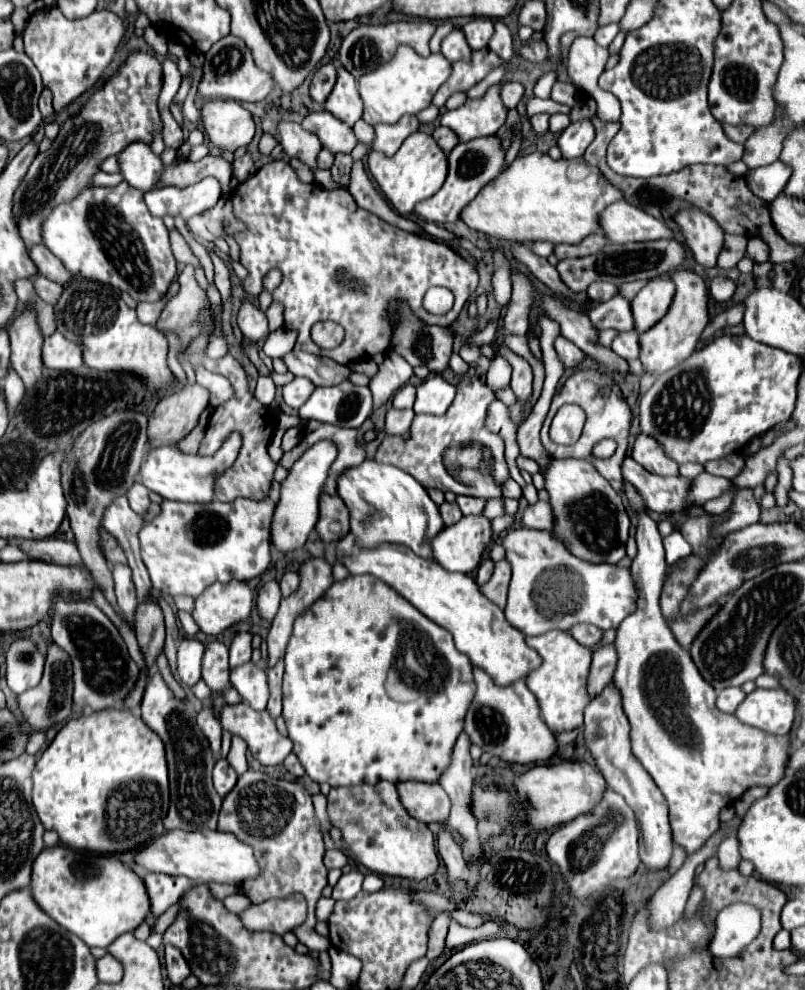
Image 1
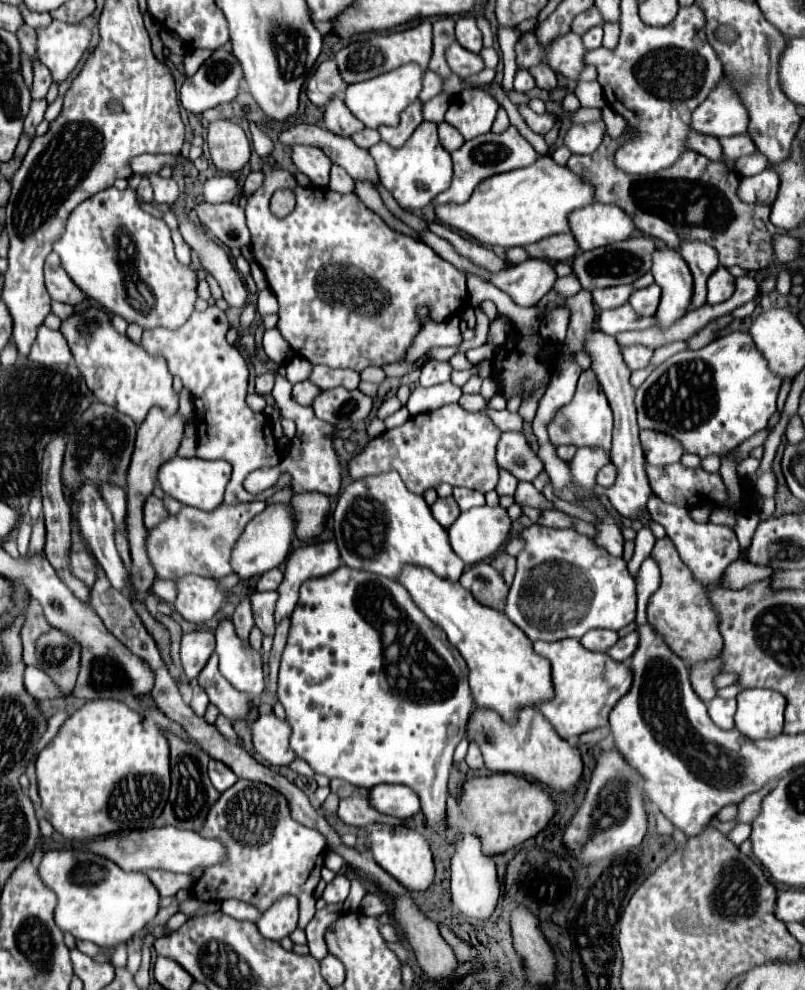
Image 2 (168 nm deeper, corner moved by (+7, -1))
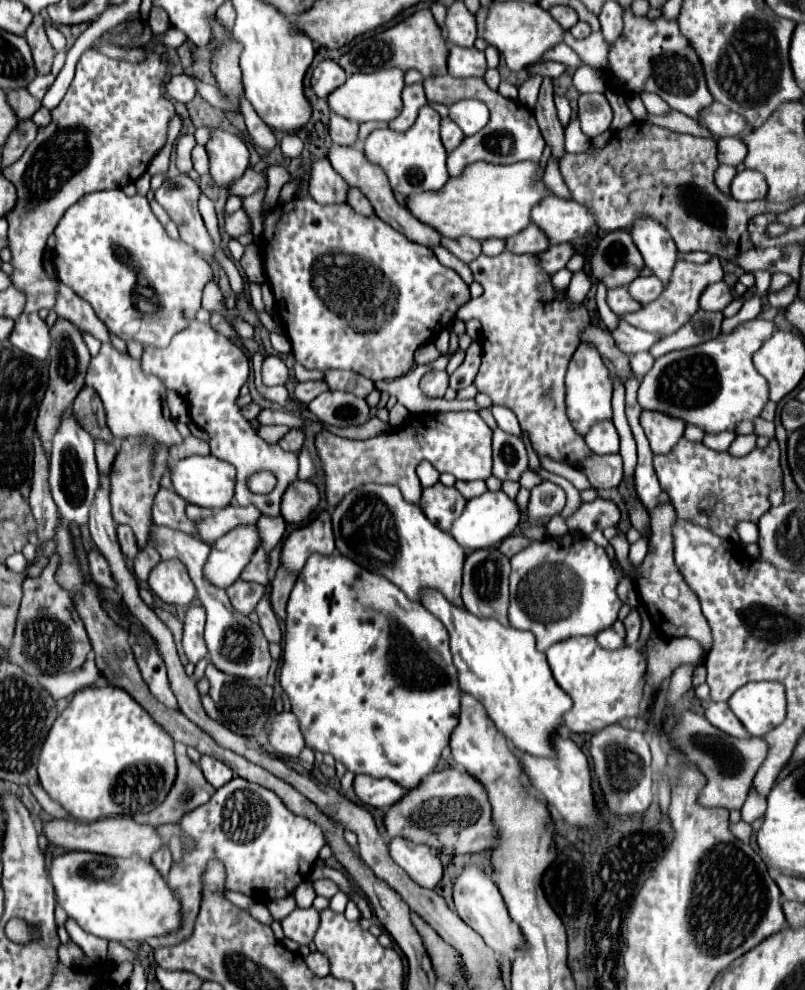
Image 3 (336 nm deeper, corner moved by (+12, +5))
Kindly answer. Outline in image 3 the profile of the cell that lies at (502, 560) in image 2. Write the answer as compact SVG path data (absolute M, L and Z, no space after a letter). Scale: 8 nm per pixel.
M512 534L512 536L508 536L508 538L498 546L498 550L504 552L506 558L512 558L516 552L520 552L522 548L526 548L528 544L530 544L530 540L526 540L524 536L520 536L520 534Z

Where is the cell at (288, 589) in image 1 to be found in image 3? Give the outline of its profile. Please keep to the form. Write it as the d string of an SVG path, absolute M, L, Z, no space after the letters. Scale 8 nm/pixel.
M264 548L256 550L252 564L248 564L248 568L240 574L240 578L246 582L256 582L256 584L268 586L268 582L270 582L270 578L268 578L268 556L266 556Z

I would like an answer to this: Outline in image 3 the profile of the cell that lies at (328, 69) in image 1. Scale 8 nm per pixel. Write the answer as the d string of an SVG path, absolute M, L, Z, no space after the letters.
M326 58L326 60L322 60L314 68L310 84L312 84L314 94L320 96L320 98L324 98L330 92L334 92L340 84L344 84L344 80L346 80L346 72L334 60L328 60Z

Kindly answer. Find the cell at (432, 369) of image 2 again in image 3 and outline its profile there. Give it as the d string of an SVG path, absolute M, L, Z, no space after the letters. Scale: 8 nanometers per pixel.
M430 370L422 376L420 380L420 388L426 396L444 396L446 388L448 388L448 374L446 372L438 372L438 370Z

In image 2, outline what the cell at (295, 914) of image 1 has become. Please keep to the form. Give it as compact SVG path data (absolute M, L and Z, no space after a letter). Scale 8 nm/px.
M283 896L267 912L263 912L261 920L257 922L257 928L261 930L261 934L265 938L281 940L297 928L297 920L299 920L297 898L295 896Z

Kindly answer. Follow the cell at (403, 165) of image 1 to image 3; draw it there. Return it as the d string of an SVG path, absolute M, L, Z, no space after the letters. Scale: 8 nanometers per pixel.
M430 106L420 108L414 126L404 134L396 134L390 128L374 130L366 138L364 154L368 154L368 160L374 160L374 164L384 168L392 190L402 196L416 192L436 192L444 188L450 178L446 170L446 148L440 140L440 116Z

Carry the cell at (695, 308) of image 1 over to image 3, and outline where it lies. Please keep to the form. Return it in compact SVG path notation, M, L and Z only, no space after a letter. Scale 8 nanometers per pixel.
M640 220L640 224L632 226L630 234L634 238L634 244L642 252L646 266L664 284L668 284L678 258L678 248L674 240L668 236L668 232L664 232L660 224L652 224L650 220Z

